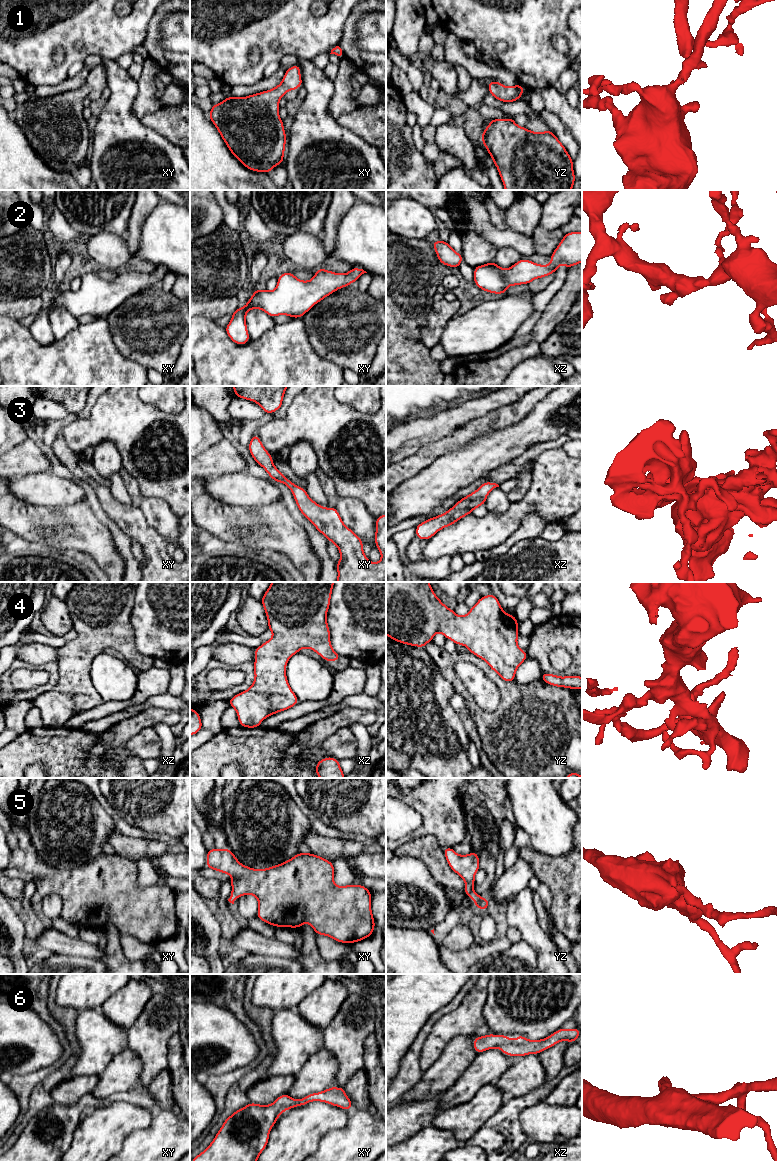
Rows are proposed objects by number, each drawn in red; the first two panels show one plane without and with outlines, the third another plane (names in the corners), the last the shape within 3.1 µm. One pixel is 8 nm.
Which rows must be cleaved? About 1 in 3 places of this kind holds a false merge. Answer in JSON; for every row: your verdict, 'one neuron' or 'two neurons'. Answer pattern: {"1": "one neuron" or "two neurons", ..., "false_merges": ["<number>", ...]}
{"1": "one neuron", "2": "one neuron", "3": "one neuron", "4": "one neuron", "5": "one neuron", "6": "one neuron", "false_merges": []}

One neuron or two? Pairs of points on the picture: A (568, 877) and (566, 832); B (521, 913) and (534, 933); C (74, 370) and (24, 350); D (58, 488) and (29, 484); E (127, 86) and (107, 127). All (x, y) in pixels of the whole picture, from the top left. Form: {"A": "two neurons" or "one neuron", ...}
{"A": "two neurons", "B": "one neuron", "C": "one neuron", "D": "one neuron", "E": "one neuron"}

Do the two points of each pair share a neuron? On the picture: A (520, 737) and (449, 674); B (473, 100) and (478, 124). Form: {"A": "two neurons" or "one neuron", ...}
{"A": "one neuron", "B": "one neuron"}

